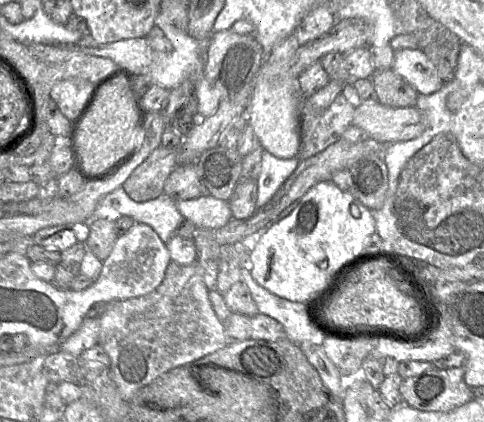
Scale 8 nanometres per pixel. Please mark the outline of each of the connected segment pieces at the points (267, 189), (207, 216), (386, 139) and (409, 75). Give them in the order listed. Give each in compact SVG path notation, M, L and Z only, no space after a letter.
M268 151L262 153L261 171L257 179L257 209L265 206L282 184L295 171L299 158L278 158Z
M209 194L195 199L174 200L182 216L196 228L217 230L233 219L229 202Z
M363 101L355 108L352 125L384 144L414 139L425 129L423 115L415 106L393 108L378 101Z
M401 49L394 52L392 70L413 86L418 94L430 95L444 85L436 67L421 50Z

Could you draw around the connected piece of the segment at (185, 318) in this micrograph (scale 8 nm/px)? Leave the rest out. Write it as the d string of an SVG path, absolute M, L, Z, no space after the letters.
M198 262L180 266L175 275L165 277L161 285L149 294L109 302L99 317L99 324L97 344L110 357L111 378L121 397L129 402L141 388L162 374L214 353L227 345L224 325L211 304L209 290Z

